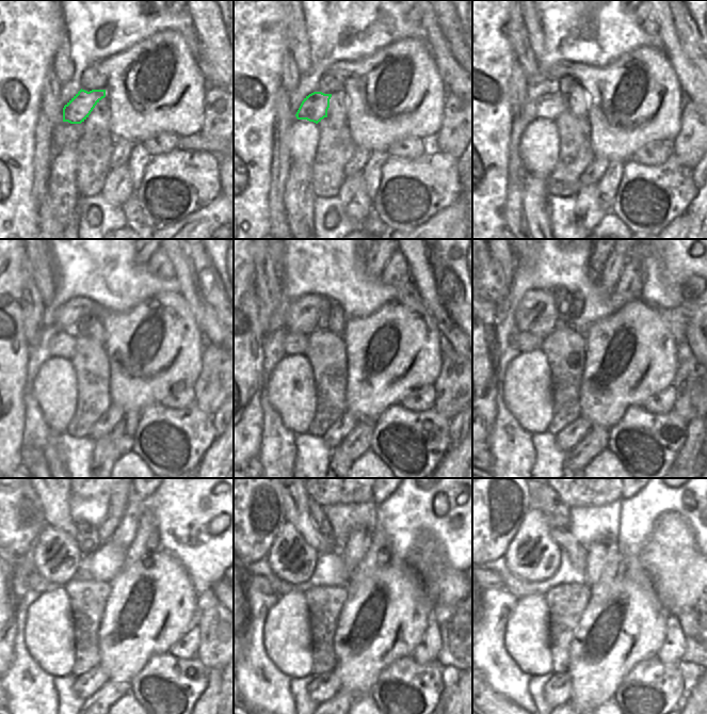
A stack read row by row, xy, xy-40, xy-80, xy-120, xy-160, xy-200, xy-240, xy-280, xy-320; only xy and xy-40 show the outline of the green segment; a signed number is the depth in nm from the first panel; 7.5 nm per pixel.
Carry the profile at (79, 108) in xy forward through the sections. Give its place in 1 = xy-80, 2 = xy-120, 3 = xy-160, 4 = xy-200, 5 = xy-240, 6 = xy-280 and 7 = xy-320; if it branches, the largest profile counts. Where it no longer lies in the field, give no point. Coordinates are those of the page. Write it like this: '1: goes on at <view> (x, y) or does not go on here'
1: goes on at xy-80 (548, 107)
2: goes on at xy-120 (62, 344)
3: goes on at xy-160 (294, 343)
4: goes on at xy-200 (525, 342)
5: goes on at xy-240 (36, 583)
6: goes on at xy-280 (256, 582)
7: goes on at xy-320 (494, 582)

